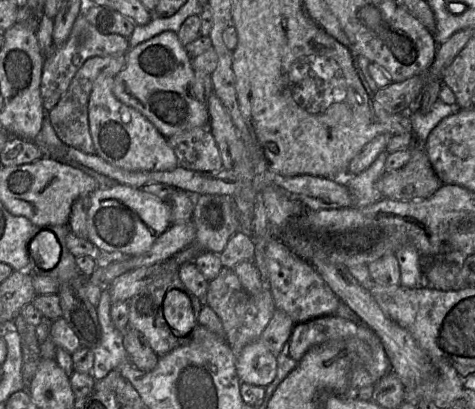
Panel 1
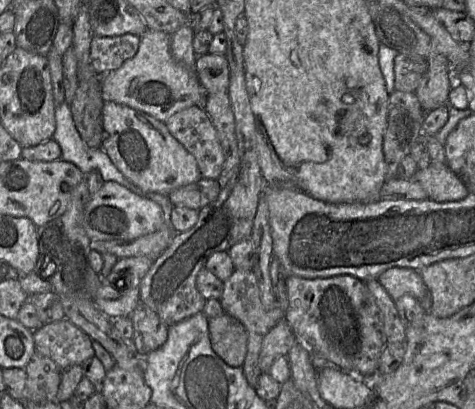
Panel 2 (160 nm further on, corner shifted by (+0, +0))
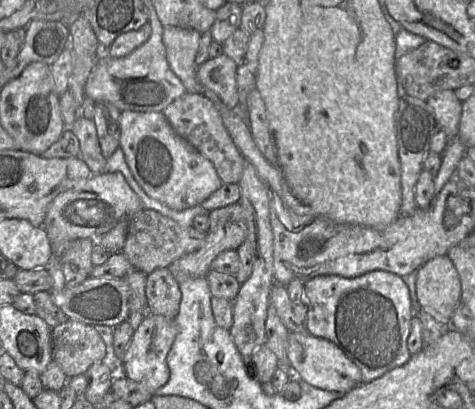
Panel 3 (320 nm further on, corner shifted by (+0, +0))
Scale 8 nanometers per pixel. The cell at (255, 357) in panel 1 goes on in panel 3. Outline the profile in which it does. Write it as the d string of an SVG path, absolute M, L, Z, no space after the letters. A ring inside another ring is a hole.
M290 333L288 335L288 359L296 376L319 389L347 393L362 384L359 368L341 349L329 340L308 333Z

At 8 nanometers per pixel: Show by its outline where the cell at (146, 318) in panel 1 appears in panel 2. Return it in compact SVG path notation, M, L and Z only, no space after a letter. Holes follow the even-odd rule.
M237 71L230 75L228 97L235 118L235 134L240 156L240 169L236 181L232 185L222 187L218 198L198 211L196 224L184 233L175 235L168 248L153 262L151 268L140 280L140 303L154 311L168 326L174 325L197 313L203 312L206 299L196 287L196 278L209 257L217 252L228 252L229 249L244 239L250 239L253 221L257 212L260 196L265 188L265 181L261 174L260 163L256 149L256 121L251 109L249 96L245 85L245 71Z

